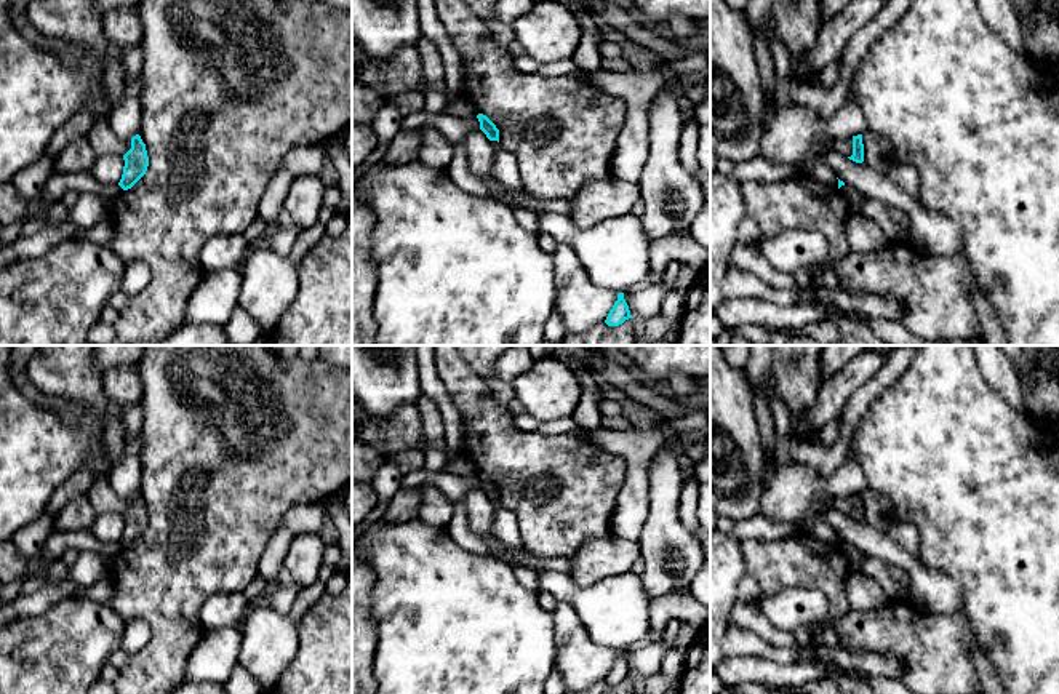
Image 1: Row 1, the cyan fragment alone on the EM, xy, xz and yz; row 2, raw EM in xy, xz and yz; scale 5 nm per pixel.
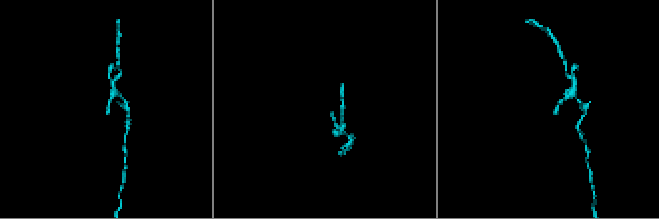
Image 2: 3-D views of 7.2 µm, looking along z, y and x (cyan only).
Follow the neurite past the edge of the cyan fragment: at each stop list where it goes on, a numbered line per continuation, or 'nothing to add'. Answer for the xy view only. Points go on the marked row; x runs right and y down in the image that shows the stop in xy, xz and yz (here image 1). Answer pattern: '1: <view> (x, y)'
nothing to add

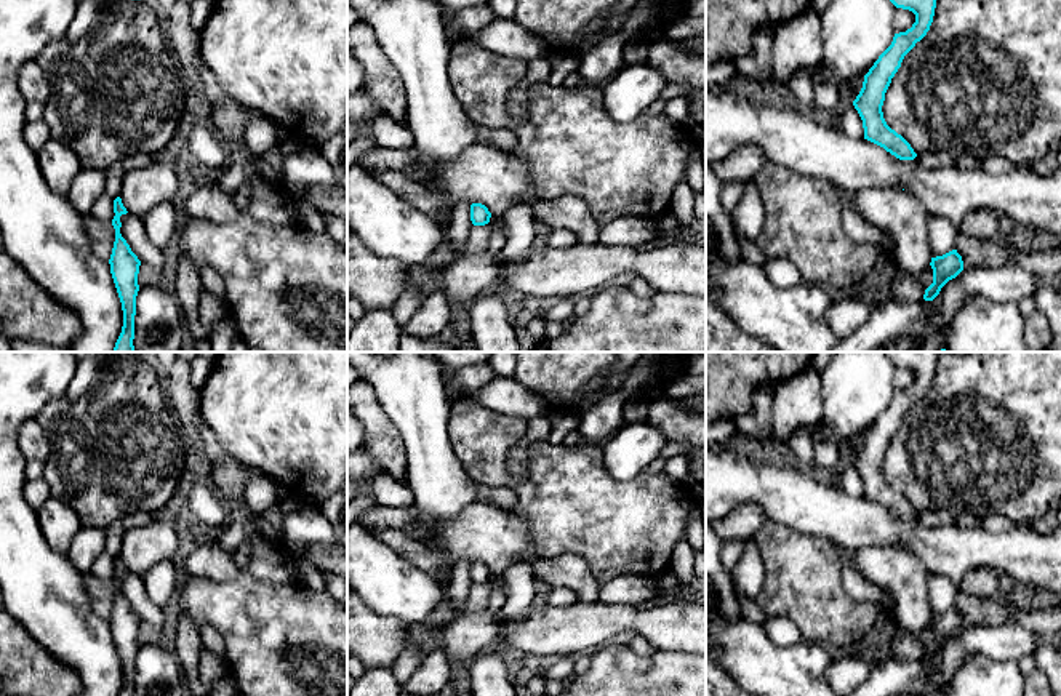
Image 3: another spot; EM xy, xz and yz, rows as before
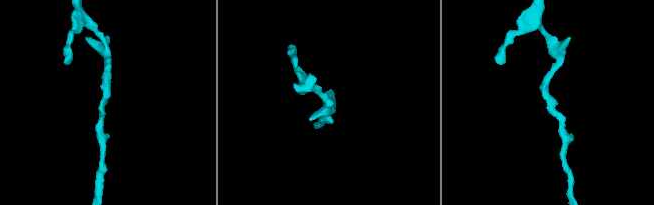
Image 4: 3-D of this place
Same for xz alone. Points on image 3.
nothing to add

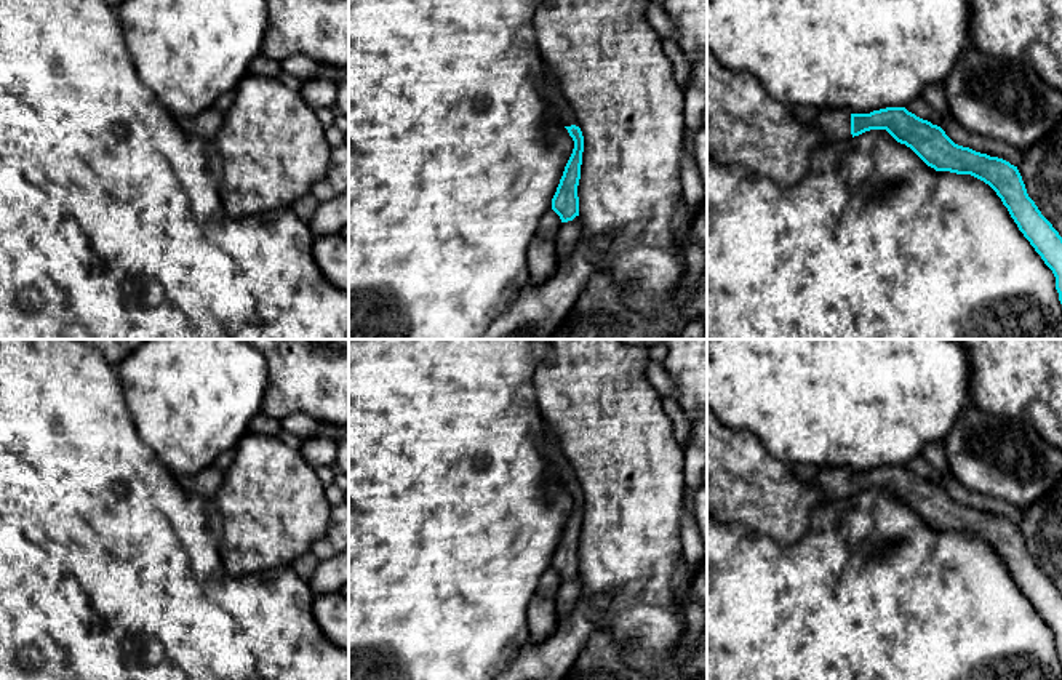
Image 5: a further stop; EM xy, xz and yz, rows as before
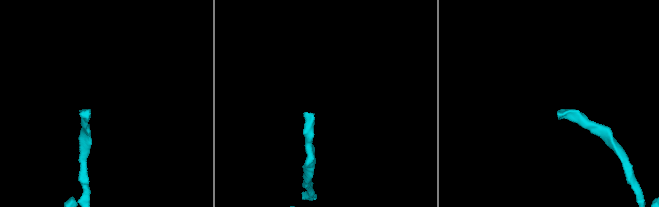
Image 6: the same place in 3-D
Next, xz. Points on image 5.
1: xz (552, 92)

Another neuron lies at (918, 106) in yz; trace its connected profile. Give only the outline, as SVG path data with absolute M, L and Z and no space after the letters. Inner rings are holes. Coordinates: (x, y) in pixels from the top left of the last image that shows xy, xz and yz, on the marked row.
M923 96L910 101L905 109L915 114L916 117L931 122L932 125L937 126L942 125L942 117L932 110L932 107L928 104L928 101Z

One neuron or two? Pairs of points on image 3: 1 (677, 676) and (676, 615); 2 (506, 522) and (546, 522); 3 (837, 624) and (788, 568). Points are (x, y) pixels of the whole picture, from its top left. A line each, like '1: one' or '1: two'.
1: two
2: two
3: one

